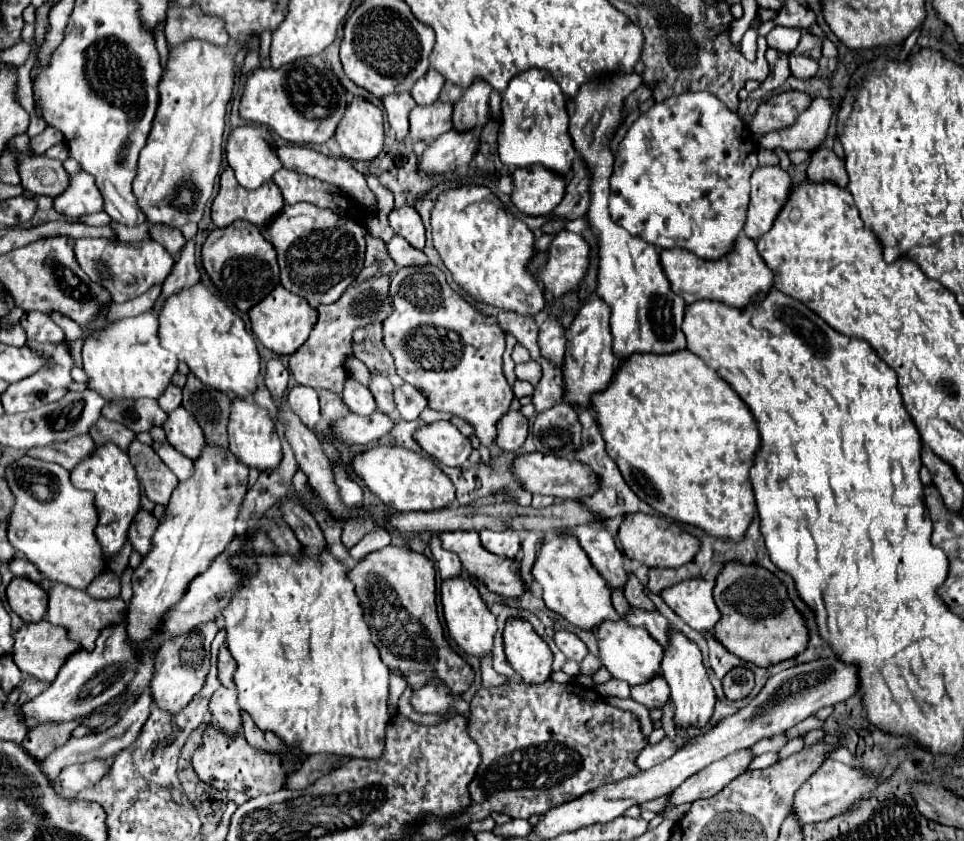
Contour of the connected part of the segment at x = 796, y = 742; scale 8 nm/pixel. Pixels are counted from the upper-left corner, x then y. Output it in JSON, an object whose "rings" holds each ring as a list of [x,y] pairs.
{"rings":[[[797,737],[790,741],[778,753],[778,760],[786,759],[789,755],[801,751],[804,747],[803,737]]]}

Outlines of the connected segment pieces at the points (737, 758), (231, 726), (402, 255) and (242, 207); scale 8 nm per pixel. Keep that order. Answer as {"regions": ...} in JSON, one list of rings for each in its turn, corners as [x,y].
{"regions":[[[[743,749],[735,755],[727,755],[715,763],[711,763],[711,767],[705,767],[703,771],[691,775],[691,779],[681,783],[681,787],[677,787],[673,791],[671,805],[693,803],[697,799],[709,797],[711,793],[719,793],[729,781],[733,781],[735,777],[745,773],[747,767],[751,765],[751,761],[753,761],[751,749]]],[[[219,687],[215,691],[215,695],[211,695],[209,713],[211,713],[211,721],[217,727],[223,727],[227,733],[239,731],[241,713],[239,713],[239,705],[237,705],[237,691]]],[[[393,237],[387,243],[387,253],[391,255],[391,259],[399,265],[399,267],[407,267],[407,265],[425,265],[429,259],[423,251],[415,251],[415,247],[411,247],[405,239]]],[[[227,167],[227,169],[223,171],[223,175],[221,175],[219,195],[215,197],[213,207],[211,207],[211,219],[213,219],[213,223],[215,223],[217,227],[227,227],[227,225],[231,225],[231,223],[237,221],[237,219],[243,219],[243,221],[249,221],[249,223],[253,223],[253,225],[263,227],[263,225],[267,225],[275,215],[279,215],[279,213],[283,211],[283,207],[285,207],[285,201],[283,201],[283,197],[279,195],[279,187],[275,187],[273,181],[271,181],[271,183],[265,183],[263,187],[259,187],[259,189],[255,189],[255,191],[249,191],[249,189],[243,189],[243,187],[237,183],[237,179],[235,179],[231,167]]]]}

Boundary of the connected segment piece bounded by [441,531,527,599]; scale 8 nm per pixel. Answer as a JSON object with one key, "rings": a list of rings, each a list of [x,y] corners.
{"rings":[[[451,531],[451,533],[441,533],[441,539],[443,539],[443,547],[449,549],[449,551],[455,551],[467,571],[469,577],[485,583],[485,587],[505,599],[519,599],[525,589],[527,589],[527,583],[523,581],[523,577],[513,569],[513,559],[503,559],[499,555],[493,555],[489,553],[481,541],[479,541],[479,535],[477,531]]]}

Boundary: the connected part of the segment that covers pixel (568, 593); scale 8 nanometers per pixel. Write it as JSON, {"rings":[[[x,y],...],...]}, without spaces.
{"rings":[[[559,531],[547,533],[533,567],[533,577],[543,587],[545,607],[583,631],[595,631],[603,621],[621,619],[611,603],[607,581],[599,575],[599,571],[595,571],[587,553],[579,547],[575,537],[561,535]]]}

